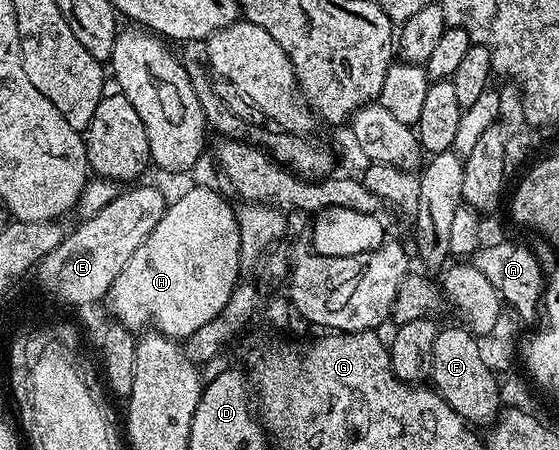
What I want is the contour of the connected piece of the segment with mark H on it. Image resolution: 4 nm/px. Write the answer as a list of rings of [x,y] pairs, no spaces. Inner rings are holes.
[[[192,185],[190,187],[191,190],[187,190],[184,192],[183,195],[180,196],[179,199],[176,200],[176,202],[172,201],[170,205],[168,205],[166,212],[163,213],[161,216],[161,220],[157,224],[157,228],[153,228],[153,232],[149,232],[149,236],[145,236],[145,244],[141,244],[141,248],[137,248],[137,252],[133,252],[133,256],[129,256],[129,264],[125,264],[125,268],[121,268],[121,276],[117,276],[117,280],[113,280],[113,284],[109,288],[109,292],[106,296],[106,301],[108,303],[111,302],[111,310],[114,315],[114,317],[125,327],[126,330],[130,330],[132,332],[139,332],[142,331],[144,328],[142,326],[147,326],[152,322],[154,329],[158,331],[158,333],[161,333],[166,336],[166,338],[174,338],[176,340],[185,340],[189,337],[190,334],[193,332],[197,332],[197,328],[202,328],[204,324],[209,324],[209,320],[213,320],[217,317],[217,315],[221,312],[221,308],[225,308],[225,304],[229,304],[229,300],[233,296],[233,292],[235,291],[235,287],[240,285],[241,278],[239,278],[239,272],[241,272],[241,265],[239,260],[239,253],[241,252],[241,236],[238,234],[238,216],[237,216],[237,210],[236,207],[231,207],[229,203],[226,202],[225,199],[222,198],[221,195],[218,194],[218,189],[212,188],[210,186],[198,186],[198,185]]]

